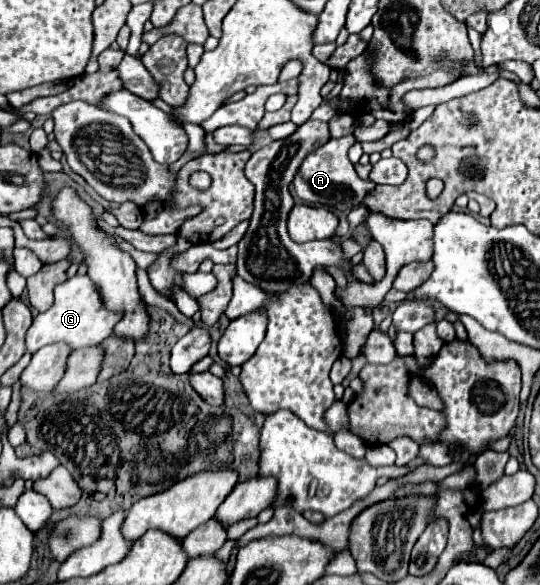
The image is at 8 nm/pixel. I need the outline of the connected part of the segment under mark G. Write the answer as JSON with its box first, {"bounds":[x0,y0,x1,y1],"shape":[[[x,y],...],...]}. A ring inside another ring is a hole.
{"bounds":[26,274,122,354],"shape":[[[76,274],[56,286],[54,304],[46,312],[40,312],[34,318],[34,322],[26,334],[26,348],[30,354],[34,354],[42,346],[56,344],[56,342],[66,342],[68,346],[72,346],[72,350],[96,346],[102,340],[106,340],[108,336],[112,336],[114,326],[118,324],[120,318],[122,318],[122,312],[114,312],[104,306],[102,296],[100,296],[98,288],[92,284],[92,280],[88,276]]]}

